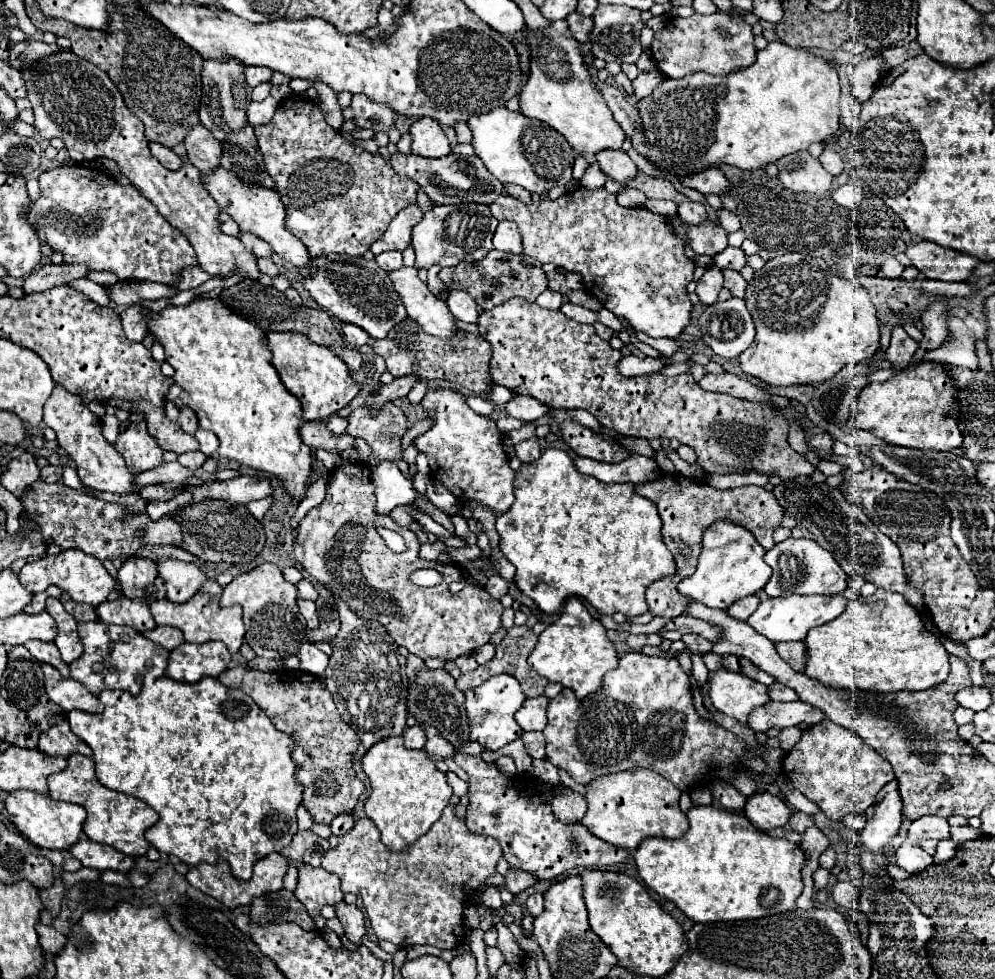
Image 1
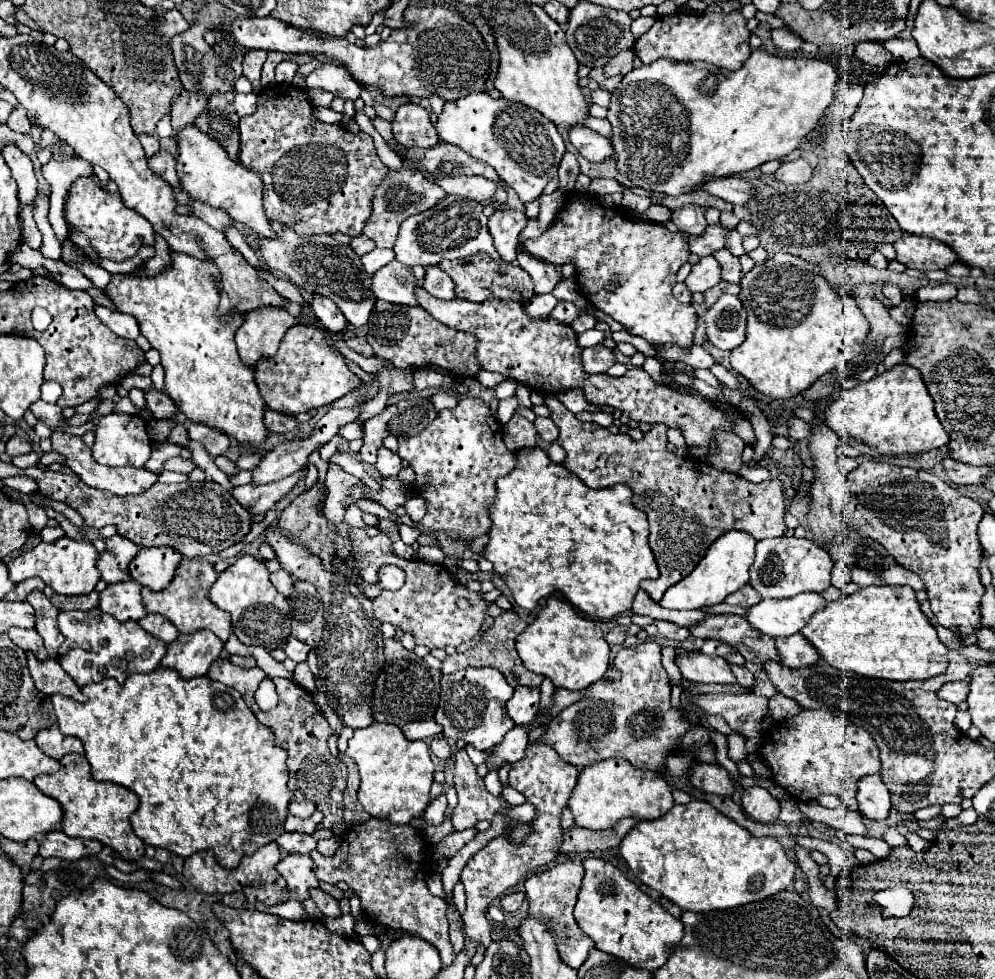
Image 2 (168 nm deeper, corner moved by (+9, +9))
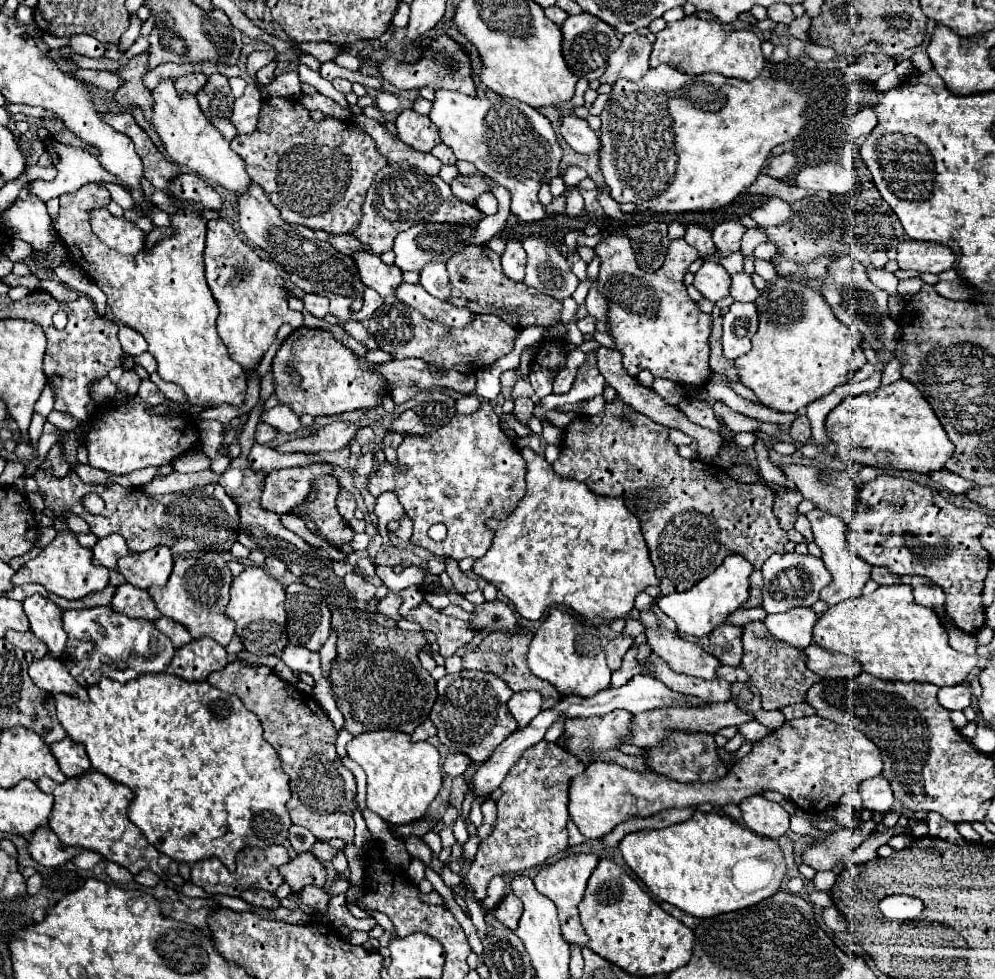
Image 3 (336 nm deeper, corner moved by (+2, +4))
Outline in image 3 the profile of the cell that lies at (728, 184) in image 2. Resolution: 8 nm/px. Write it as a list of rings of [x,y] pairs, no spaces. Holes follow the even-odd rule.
[[[766,198],[758,208],[750,212],[750,218],[758,226],[770,226],[770,224],[786,224],[792,214],[792,208],[788,202],[780,198]]]

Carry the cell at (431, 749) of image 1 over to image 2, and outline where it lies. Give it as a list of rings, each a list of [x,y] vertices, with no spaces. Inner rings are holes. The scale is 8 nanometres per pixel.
[[[433,739],[429,743],[429,749],[433,751],[433,755],[441,761],[449,761],[451,759],[451,747],[447,743],[447,739]]]

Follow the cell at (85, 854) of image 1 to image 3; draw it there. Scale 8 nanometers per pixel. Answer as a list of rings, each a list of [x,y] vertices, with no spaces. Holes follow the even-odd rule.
[[[40,828],[34,832],[28,852],[32,854],[32,858],[42,864],[42,866],[60,866],[70,862],[74,856],[78,856],[82,852],[82,848],[74,848],[74,846],[64,846],[56,834],[52,834],[50,828]]]

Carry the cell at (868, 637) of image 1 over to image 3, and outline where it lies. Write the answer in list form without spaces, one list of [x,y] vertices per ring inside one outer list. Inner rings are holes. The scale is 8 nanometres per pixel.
[[[894,584],[880,586],[868,596],[840,602],[820,616],[814,626],[814,644],[832,654],[846,654],[860,660],[862,670],[880,680],[900,682],[930,682],[936,686],[962,684],[972,668],[976,668],[977,654],[956,652],[948,644],[948,634],[932,608],[914,600],[912,586]]]

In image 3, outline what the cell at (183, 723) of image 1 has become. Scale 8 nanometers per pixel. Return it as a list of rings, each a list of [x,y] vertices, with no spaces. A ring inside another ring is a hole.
[[[170,672],[138,676],[126,684],[120,684],[116,680],[110,680],[110,678],[102,678],[100,684],[88,688],[88,696],[90,698],[86,702],[82,702],[82,700],[76,700],[68,694],[56,694],[54,700],[56,700],[58,720],[64,726],[66,734],[74,742],[80,742],[86,746],[86,752],[88,752],[88,758],[90,758],[94,770],[102,772],[104,776],[108,776],[114,782],[128,786],[134,792],[134,800],[132,800],[132,806],[128,810],[128,818],[142,830],[142,834],[148,838],[148,842],[158,848],[158,852],[164,852],[172,860],[186,862],[186,864],[194,864],[198,860],[216,856],[224,862],[224,866],[228,866],[228,870],[236,870],[236,854],[240,850],[244,850],[244,848],[268,848],[272,844],[284,844],[284,840],[288,838],[288,828],[292,826],[290,814],[286,810],[286,802],[290,800],[290,778],[282,772],[280,758],[278,758],[276,750],[264,740],[258,716],[254,712],[250,712],[248,708],[244,708],[244,704],[238,696],[224,694],[218,688],[210,686],[208,682],[188,682],[188,680],[176,678]]]

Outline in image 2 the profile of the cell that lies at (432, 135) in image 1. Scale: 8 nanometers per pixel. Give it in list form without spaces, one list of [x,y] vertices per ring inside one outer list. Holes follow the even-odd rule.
[[[401,105],[391,125],[395,139],[403,147],[433,147],[439,143],[439,135],[429,119],[429,113],[421,105]]]

